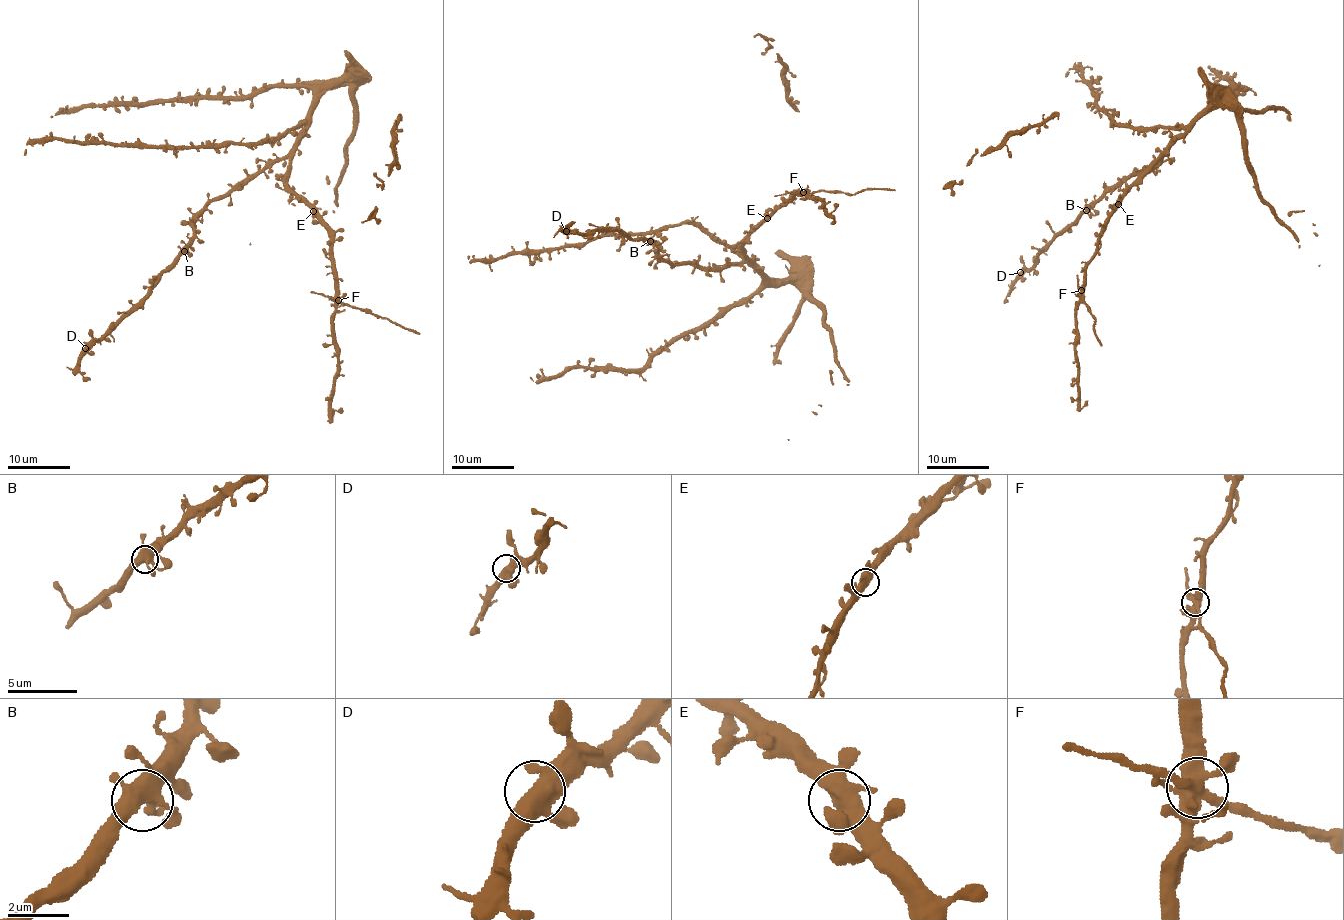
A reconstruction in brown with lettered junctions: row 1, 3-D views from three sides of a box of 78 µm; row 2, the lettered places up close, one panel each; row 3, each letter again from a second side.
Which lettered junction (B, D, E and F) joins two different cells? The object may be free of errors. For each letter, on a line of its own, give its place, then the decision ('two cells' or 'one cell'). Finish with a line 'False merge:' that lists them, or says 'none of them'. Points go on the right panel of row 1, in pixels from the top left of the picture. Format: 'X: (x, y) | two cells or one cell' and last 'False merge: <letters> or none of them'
B: (1086, 210) | one cell
D: (1020, 272) | one cell
E: (1118, 204) | one cell
F: (1081, 290) | two cells
False merge: F

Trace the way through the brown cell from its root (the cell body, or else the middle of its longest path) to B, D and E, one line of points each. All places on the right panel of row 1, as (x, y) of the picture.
B: (1176, 141), (1164, 154), (1161, 153), (1156, 164), (1132, 173), (1086, 210)
D: (1176, 141), (1156, 164), (1132, 173), (1081, 212), (1041, 248), (1034, 266), (1020, 272)
E: (1176, 141), (1152, 168), (1128, 186), (1118, 204)

